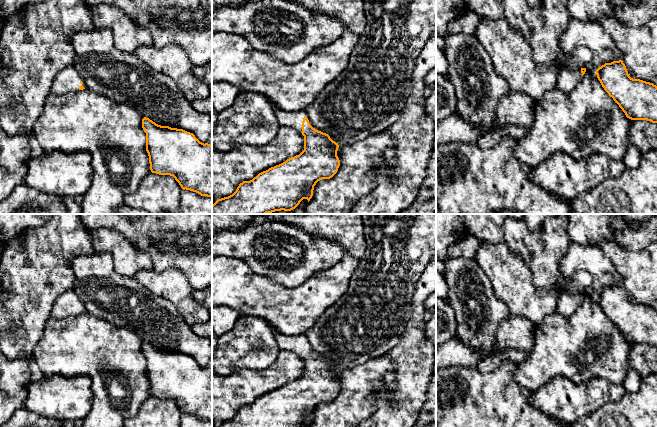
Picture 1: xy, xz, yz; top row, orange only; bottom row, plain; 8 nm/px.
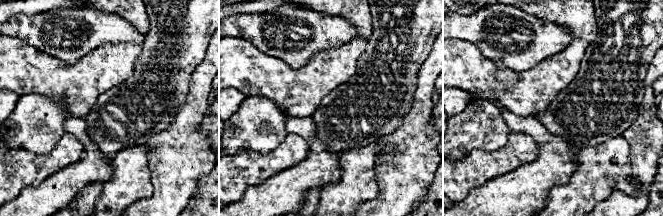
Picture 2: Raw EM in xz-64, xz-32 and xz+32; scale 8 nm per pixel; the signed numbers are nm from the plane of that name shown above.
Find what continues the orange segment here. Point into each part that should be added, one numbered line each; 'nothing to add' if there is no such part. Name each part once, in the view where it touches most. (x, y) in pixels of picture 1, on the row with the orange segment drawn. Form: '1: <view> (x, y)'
1: xz (293, 120)

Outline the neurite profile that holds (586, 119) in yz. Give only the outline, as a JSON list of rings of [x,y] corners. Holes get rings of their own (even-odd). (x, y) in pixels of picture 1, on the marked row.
[[[586,69],[574,90],[564,92],[556,88],[546,92],[535,103],[533,126],[527,136],[517,139],[514,156],[531,168],[538,166],[557,151],[578,158],[583,152],[587,152],[623,160],[630,145],[632,121],[604,90],[597,78],[596,70]]]

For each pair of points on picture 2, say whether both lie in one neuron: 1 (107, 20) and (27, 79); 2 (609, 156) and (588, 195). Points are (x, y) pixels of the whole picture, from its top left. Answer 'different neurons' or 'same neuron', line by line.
1: different neurons
2: same neuron

